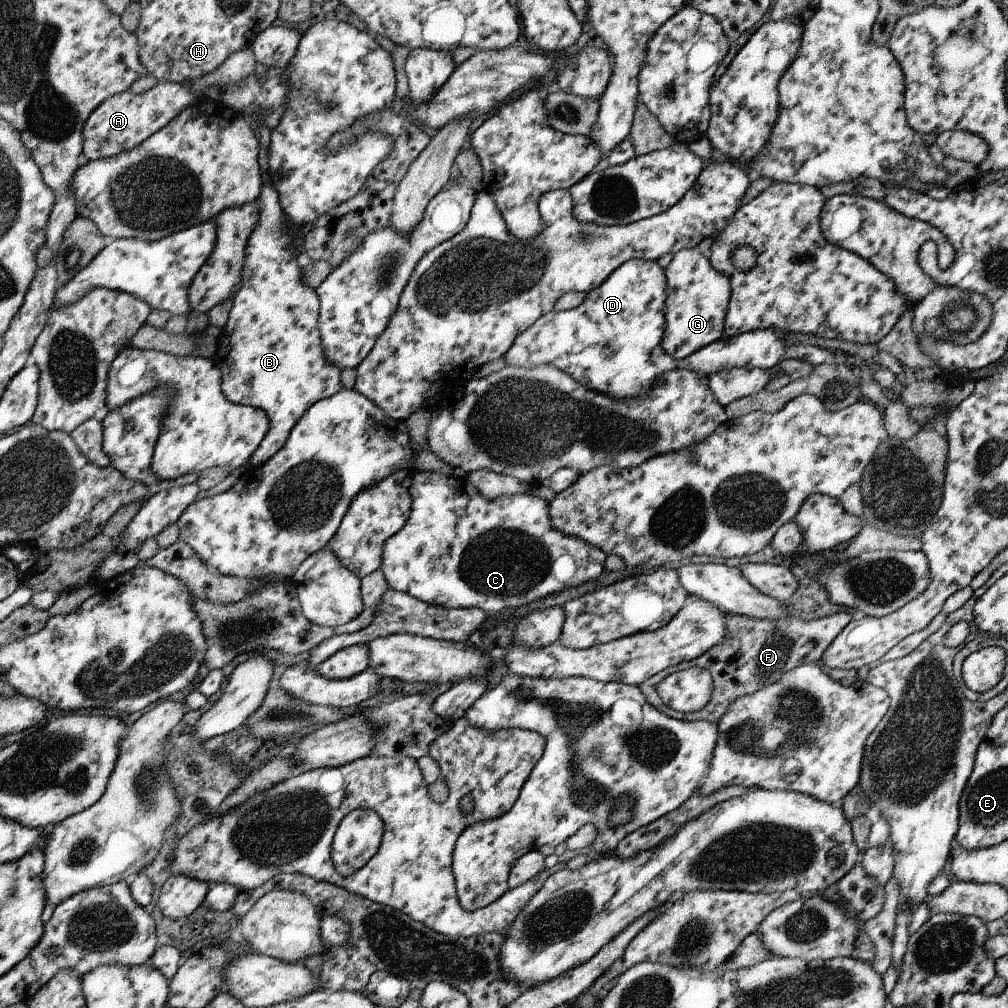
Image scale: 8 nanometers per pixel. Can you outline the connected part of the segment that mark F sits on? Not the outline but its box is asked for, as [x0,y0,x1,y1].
[638,612,858,724]

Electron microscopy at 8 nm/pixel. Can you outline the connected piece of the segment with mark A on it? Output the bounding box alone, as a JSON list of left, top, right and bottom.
[84,81,200,161]

